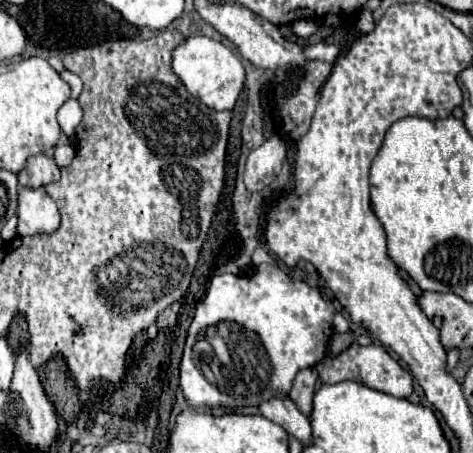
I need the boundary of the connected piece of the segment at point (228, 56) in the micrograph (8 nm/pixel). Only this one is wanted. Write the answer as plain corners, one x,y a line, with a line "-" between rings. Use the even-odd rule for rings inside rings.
194,36
176,48
172,58
174,58
172,68
176,76
182,80
182,84
194,98
198,98
202,104
206,104
212,110
232,110
234,108
244,88
246,74
244,74
242,62
232,54
230,48
206,36

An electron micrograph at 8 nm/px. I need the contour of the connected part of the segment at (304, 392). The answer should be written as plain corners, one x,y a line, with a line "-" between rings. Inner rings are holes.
306,368
302,372
298,372
298,376
294,378
292,390
290,390
290,398
292,402
300,408
300,412
304,412
304,416
310,418
312,414
312,398
314,398
314,386
318,380
318,372
314,368

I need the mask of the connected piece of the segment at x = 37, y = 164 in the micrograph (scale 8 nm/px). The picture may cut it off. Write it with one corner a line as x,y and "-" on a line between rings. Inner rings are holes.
38,154
28,160
26,168
18,174
18,180
24,188
42,188
60,180
60,168
46,154

